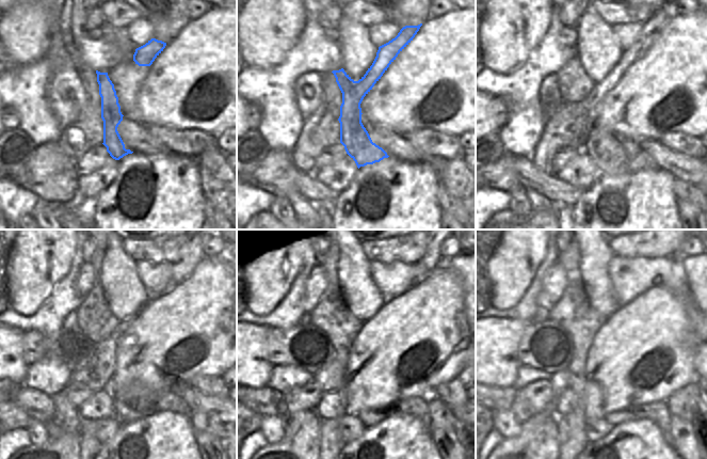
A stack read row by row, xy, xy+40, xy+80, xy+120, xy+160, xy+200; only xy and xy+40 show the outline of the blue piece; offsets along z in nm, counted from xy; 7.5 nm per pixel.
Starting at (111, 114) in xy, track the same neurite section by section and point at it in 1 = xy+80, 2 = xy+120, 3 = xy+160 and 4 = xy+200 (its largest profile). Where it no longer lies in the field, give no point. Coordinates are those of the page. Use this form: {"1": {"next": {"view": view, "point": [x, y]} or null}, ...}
{"1": {"next": {"view": "xy+80", "point": [605, 148]}}, "2": {"next": {"view": "xy+120", "point": [95, 319]}}, "3": {"next": {"view": "xy+160", "point": [332, 315]}}, "4": {"next": {"view": "xy+200", "point": [573, 311]}}}

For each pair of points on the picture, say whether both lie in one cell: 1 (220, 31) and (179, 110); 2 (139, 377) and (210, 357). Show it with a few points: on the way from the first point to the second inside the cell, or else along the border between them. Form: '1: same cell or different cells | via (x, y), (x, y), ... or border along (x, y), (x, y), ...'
1: same cell | via (220, 50), (220, 56), (186, 91)
2: same cell | via (159, 357), (181, 334), (196, 334), (199, 336)

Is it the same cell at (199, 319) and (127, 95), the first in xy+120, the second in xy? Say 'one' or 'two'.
two

